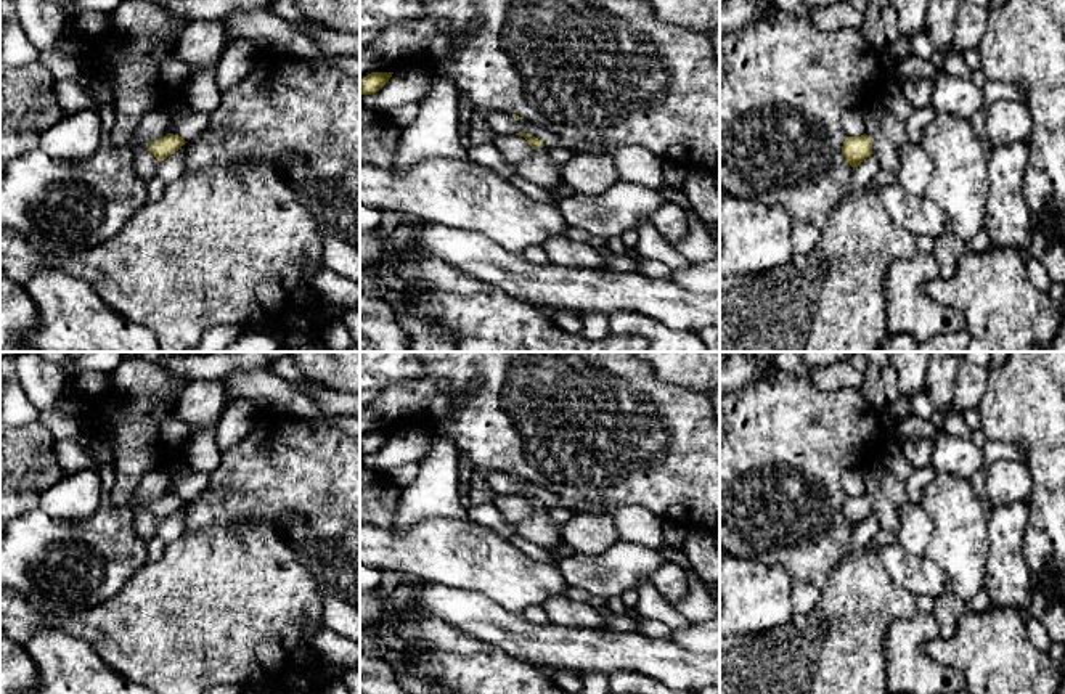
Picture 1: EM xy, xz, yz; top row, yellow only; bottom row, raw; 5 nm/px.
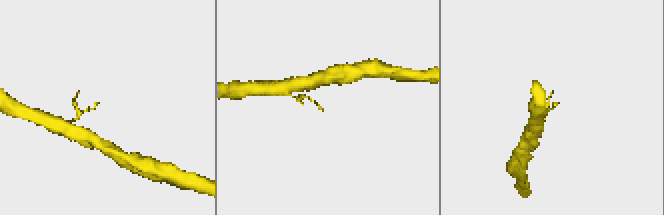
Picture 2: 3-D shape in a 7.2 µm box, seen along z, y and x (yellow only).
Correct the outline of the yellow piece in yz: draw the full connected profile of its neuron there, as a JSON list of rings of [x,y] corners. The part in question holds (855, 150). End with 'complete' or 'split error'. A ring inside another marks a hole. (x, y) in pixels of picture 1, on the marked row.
[[[866,133],[861,137],[847,137],[842,146],[842,154],[855,170],[872,154],[872,141]]]; complete

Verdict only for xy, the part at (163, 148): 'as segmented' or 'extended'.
as segmented

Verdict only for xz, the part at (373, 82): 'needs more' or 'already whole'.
already whole

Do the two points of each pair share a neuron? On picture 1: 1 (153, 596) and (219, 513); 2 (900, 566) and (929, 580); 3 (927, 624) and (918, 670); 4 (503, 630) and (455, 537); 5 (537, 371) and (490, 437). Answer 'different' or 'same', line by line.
1: different
2: same
3: same
4: different
5: same

